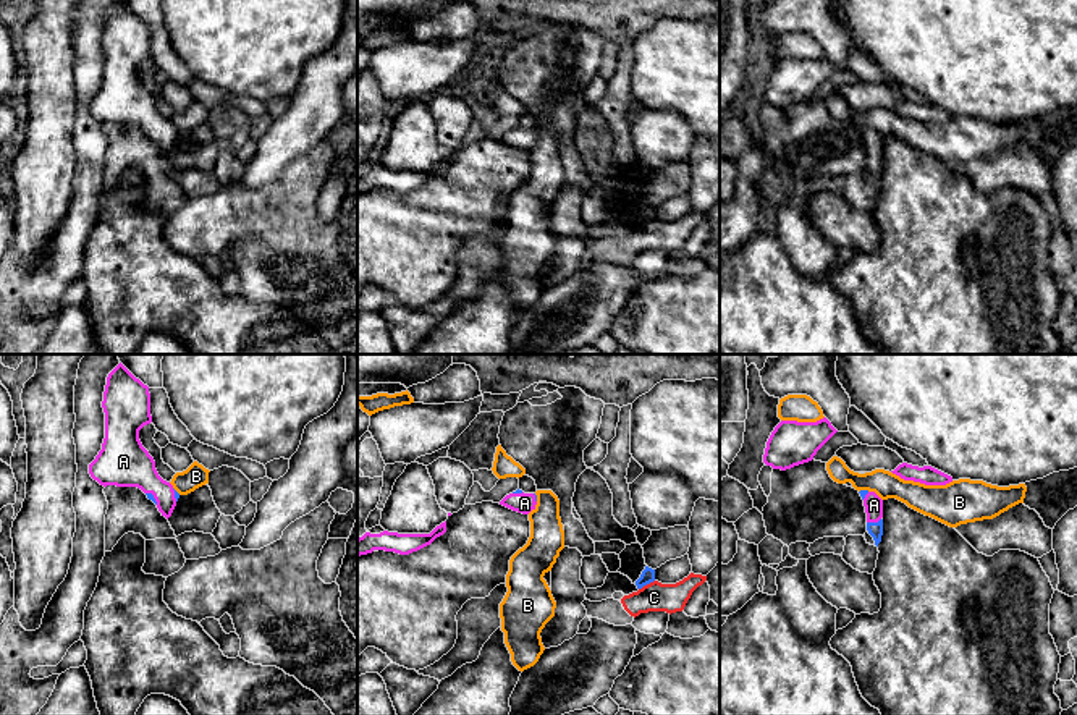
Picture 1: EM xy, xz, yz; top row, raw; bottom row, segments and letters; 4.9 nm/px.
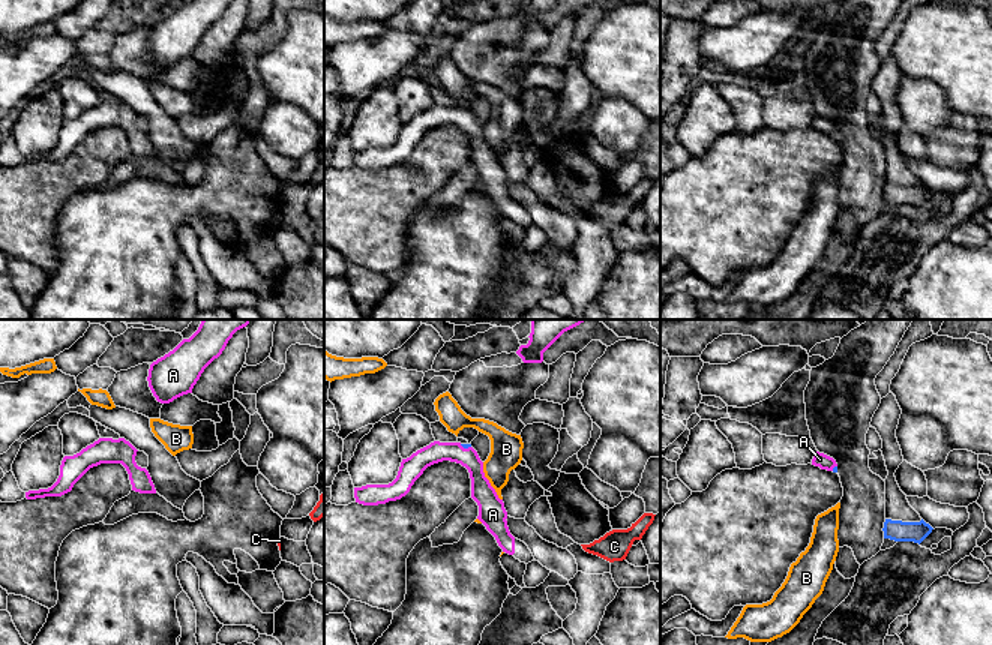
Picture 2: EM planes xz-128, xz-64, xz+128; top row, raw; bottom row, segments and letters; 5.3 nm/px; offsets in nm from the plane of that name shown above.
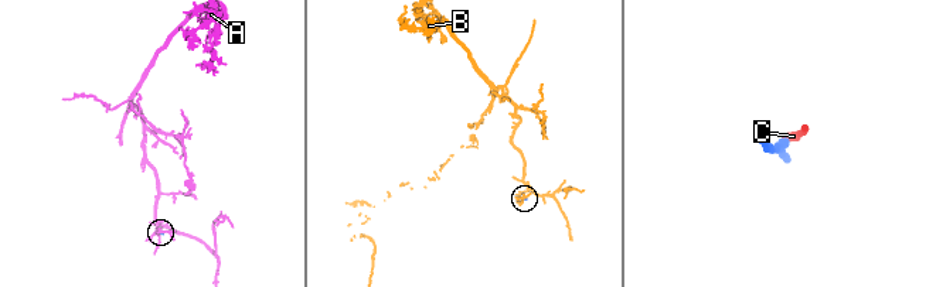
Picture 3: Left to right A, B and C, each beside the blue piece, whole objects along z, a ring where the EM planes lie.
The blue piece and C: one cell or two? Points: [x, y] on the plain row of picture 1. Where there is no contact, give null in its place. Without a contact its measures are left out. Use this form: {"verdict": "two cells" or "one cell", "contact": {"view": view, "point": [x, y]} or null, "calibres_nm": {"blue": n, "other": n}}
{"verdict": "two cells", "contact": {"view": "xz", "point": [646, 222]}, "calibres_nm": {"blue": 70, "other": 140}}

